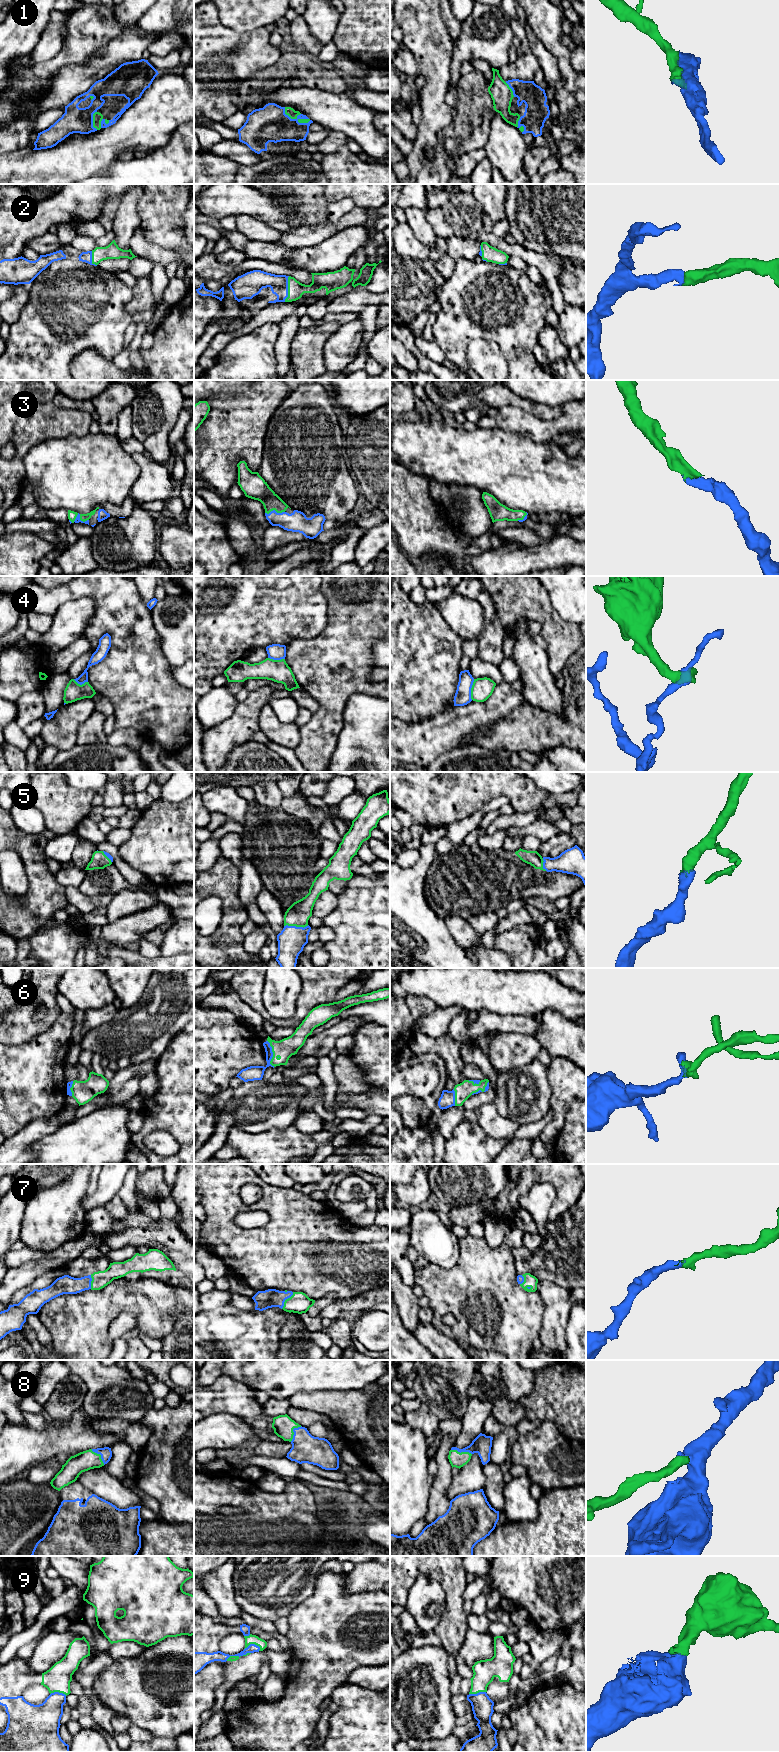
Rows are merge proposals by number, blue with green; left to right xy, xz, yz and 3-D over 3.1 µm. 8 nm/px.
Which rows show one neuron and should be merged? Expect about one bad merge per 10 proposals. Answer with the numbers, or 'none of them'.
1, 2, 3, 5, 6, 7, 8, 9

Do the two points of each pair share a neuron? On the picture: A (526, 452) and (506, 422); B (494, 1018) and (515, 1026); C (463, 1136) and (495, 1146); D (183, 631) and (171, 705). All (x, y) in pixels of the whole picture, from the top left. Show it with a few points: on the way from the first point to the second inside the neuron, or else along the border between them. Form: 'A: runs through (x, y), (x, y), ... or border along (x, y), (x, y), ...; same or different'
A: border along (497, 426), (503, 430), (515, 432), (535, 441); different
B: runs through (499, 1023), (510, 1024); same
C: runs through (471, 1144), (473, 1146), (487, 1146); same
D: border along (159, 645), (162, 654), (170, 666); different

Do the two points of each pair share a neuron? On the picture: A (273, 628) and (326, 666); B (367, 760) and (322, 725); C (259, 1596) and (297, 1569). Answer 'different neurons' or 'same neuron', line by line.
A: different neurons
B: different neurons
C: same neuron

